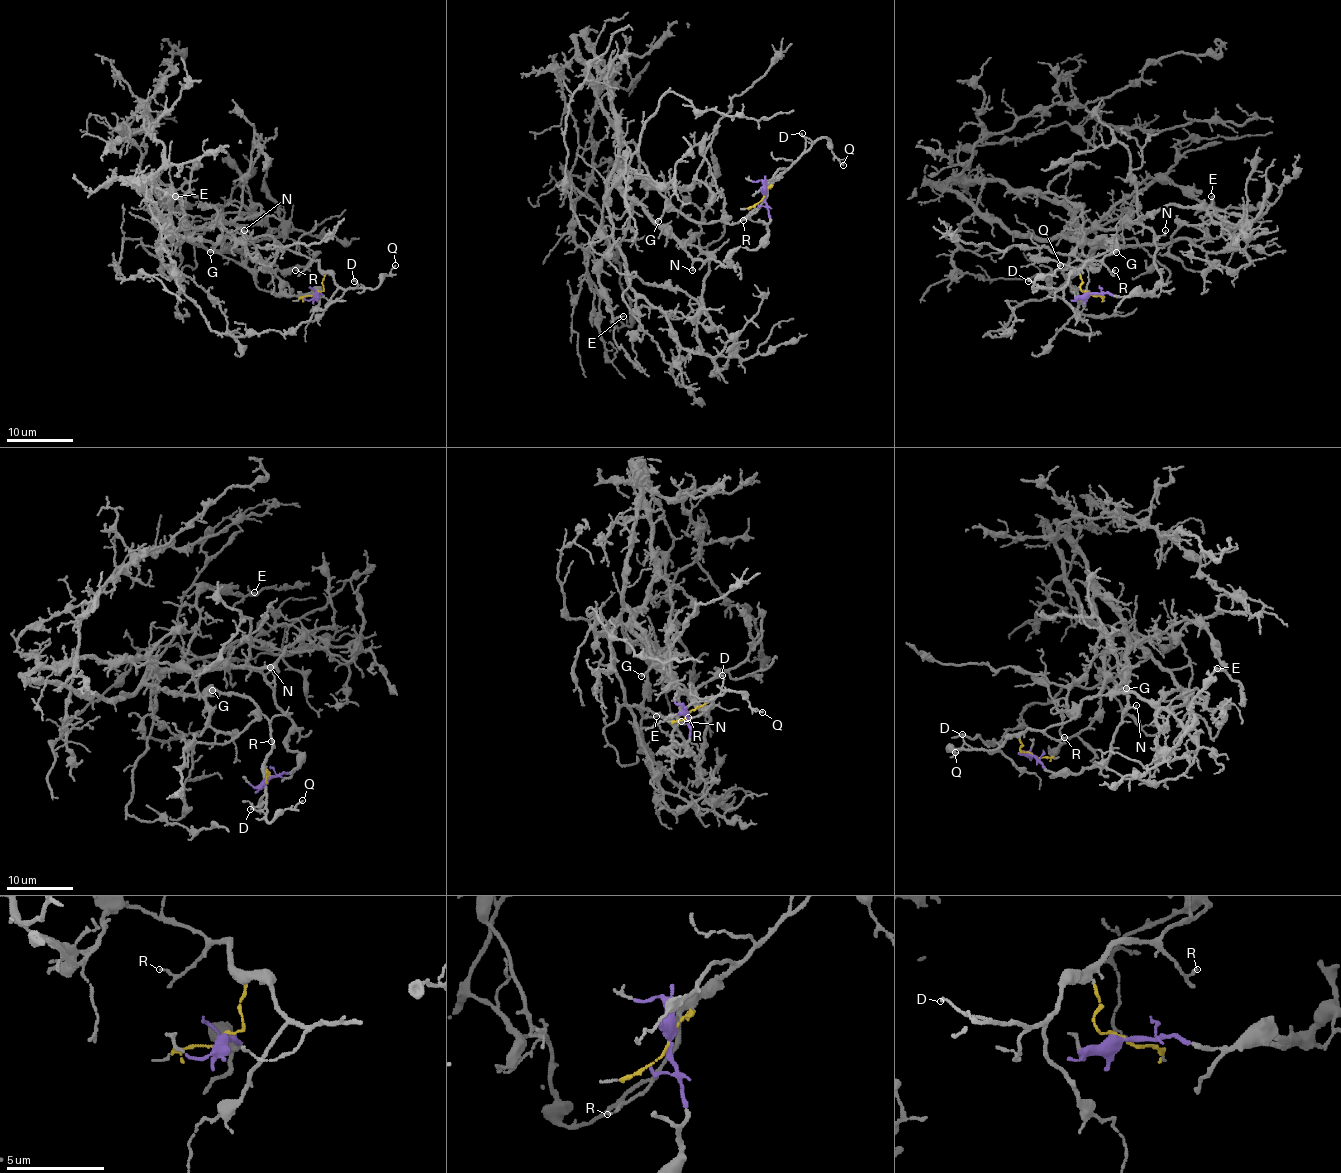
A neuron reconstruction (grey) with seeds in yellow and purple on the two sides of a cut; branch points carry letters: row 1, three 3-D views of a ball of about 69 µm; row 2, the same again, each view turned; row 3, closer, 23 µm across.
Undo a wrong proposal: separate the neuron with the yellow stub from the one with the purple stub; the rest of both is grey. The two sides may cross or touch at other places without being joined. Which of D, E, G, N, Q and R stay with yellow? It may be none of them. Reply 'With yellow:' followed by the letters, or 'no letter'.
With yellow: D, G, Q, R

